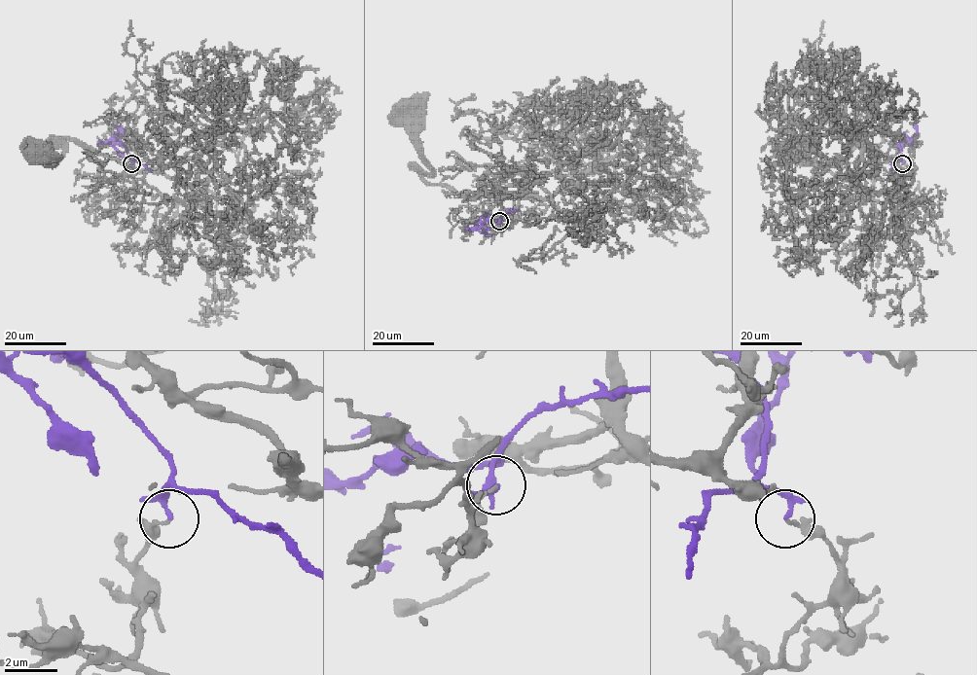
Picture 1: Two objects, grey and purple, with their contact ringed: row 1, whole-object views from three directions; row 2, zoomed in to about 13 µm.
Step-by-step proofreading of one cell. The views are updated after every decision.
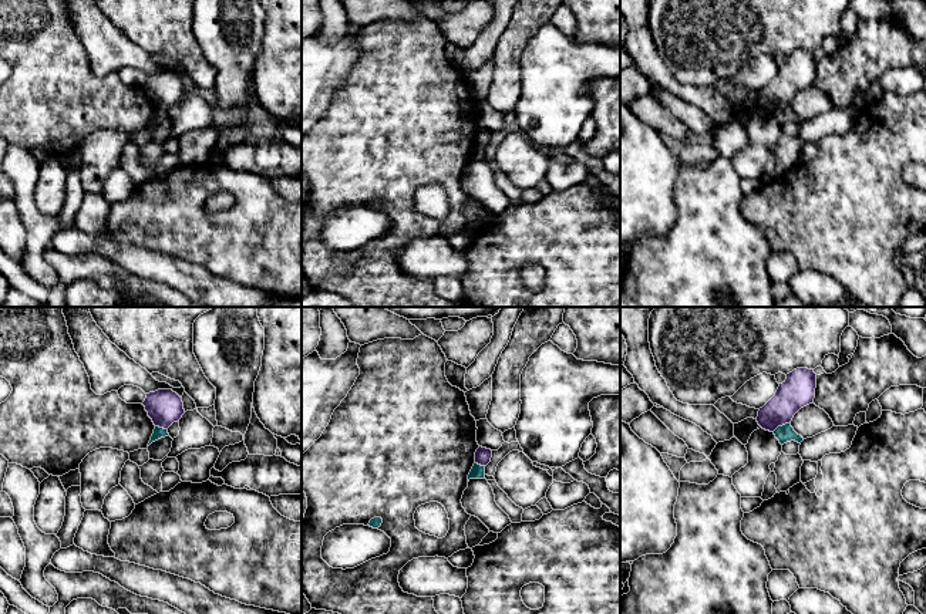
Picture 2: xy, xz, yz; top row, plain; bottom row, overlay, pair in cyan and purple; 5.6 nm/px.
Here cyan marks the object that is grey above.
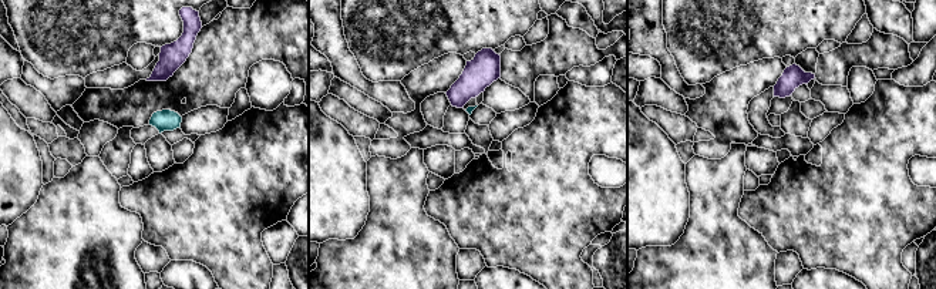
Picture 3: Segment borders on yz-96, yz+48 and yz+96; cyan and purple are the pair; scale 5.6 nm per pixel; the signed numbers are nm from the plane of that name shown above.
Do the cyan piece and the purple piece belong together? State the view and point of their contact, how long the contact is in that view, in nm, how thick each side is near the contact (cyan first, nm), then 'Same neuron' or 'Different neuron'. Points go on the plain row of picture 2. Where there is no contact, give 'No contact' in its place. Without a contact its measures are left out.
Touches cyan at yz (781, 108). Shared border 120 nm. Thickness 100 nm (cyan) against 190 nm. Different neuron

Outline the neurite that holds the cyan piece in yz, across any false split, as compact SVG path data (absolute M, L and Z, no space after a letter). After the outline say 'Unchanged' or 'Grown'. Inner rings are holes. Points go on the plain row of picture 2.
M785 105L782 108L778 108L774 112L774 117L779 122L781 126L791 124L791 122L795 122L798 125L801 125L804 122L804 119L794 112L791 105Z. Unchanged

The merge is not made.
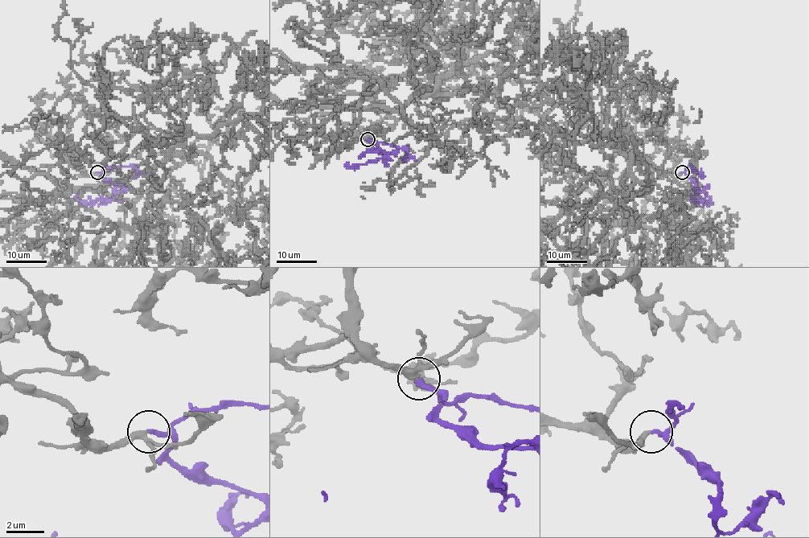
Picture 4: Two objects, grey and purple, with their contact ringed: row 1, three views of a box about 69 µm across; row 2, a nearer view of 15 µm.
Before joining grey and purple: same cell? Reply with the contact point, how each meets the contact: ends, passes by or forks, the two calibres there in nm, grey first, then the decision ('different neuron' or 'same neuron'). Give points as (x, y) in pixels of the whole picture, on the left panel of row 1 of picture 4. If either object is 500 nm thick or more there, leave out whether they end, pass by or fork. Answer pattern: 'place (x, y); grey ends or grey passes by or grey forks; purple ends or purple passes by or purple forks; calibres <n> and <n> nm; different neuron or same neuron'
place (97, 172); grey forks; purple ends; calibres 200 and 240 nm; same neuron

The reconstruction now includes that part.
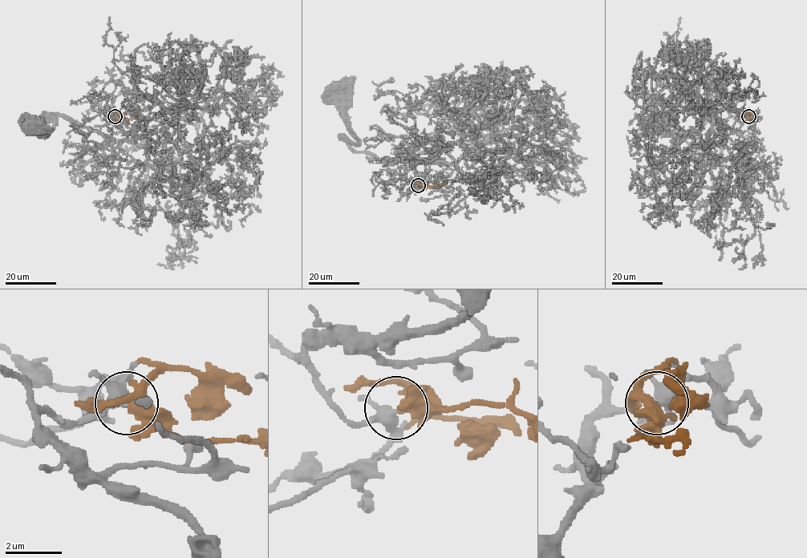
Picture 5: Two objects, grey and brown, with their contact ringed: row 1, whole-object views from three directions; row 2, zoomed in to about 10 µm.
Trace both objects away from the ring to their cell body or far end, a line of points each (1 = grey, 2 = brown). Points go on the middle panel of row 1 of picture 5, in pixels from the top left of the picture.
1: (418, 185), (409, 179), (424, 175), (416, 155), (474, 139), (475, 151), (453, 163), (355, 151), (338, 86)
2: (418, 184), (441, 184), (447, 180)

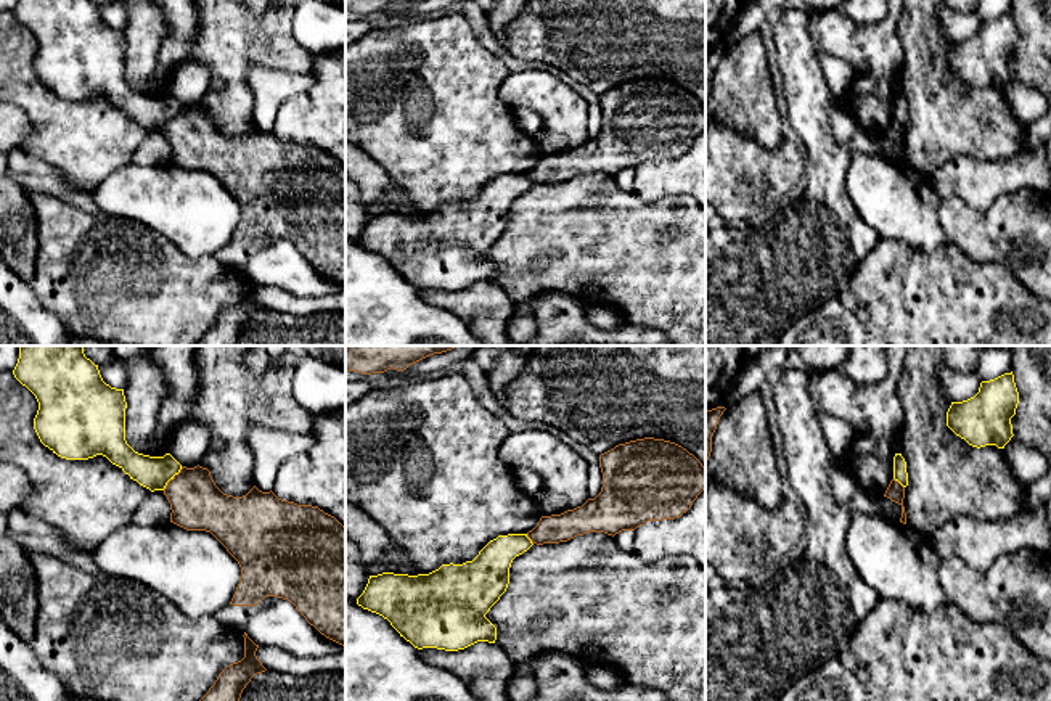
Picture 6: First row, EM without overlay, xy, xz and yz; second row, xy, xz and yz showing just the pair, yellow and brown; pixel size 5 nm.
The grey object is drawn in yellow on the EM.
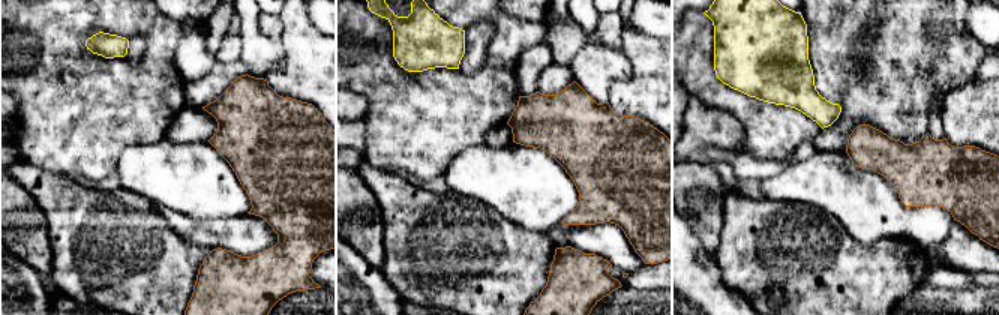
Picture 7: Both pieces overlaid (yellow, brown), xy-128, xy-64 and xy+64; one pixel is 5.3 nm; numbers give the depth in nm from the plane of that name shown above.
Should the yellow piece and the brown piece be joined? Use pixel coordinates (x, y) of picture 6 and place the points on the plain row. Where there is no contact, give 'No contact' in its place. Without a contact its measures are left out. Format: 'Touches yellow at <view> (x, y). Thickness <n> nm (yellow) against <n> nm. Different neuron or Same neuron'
Touches yellow at xy (172, 118). Thickness 160 nm (yellow) against 260 nm. Different neuron

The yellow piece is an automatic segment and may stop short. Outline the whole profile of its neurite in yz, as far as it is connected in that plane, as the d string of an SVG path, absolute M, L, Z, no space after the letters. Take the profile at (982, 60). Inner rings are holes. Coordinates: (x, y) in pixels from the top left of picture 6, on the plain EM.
M1004 13L982 21L979 32L963 42L951 42L947 66L972 87L996 85L1004 88L1011 80L1011 58L1016 55L1019 32L1014 14Z

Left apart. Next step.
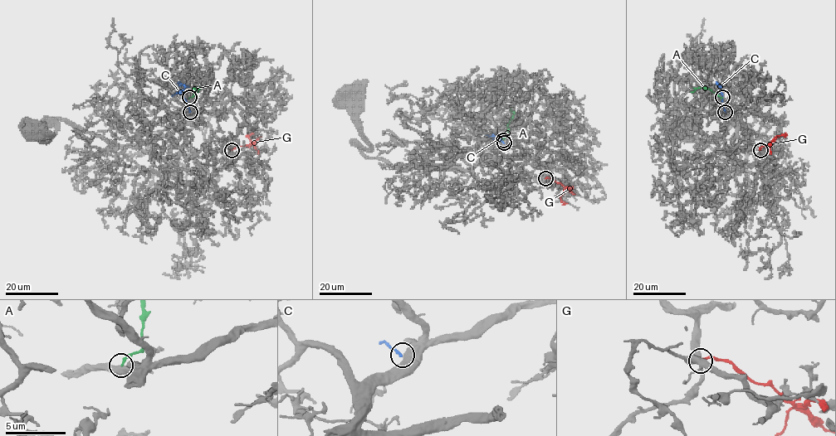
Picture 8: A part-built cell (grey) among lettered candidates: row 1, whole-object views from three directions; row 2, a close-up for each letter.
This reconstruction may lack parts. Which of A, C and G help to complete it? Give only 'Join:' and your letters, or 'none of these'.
Join: none of these

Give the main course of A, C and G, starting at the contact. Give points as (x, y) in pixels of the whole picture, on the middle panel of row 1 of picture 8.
A: (503, 140), (507, 136), (508, 123), (513, 114), (510, 108)
C: (504, 142), (491, 134)
G: (545, 178), (553, 179), (564, 186), (565, 188), (559, 198), (567, 203)

